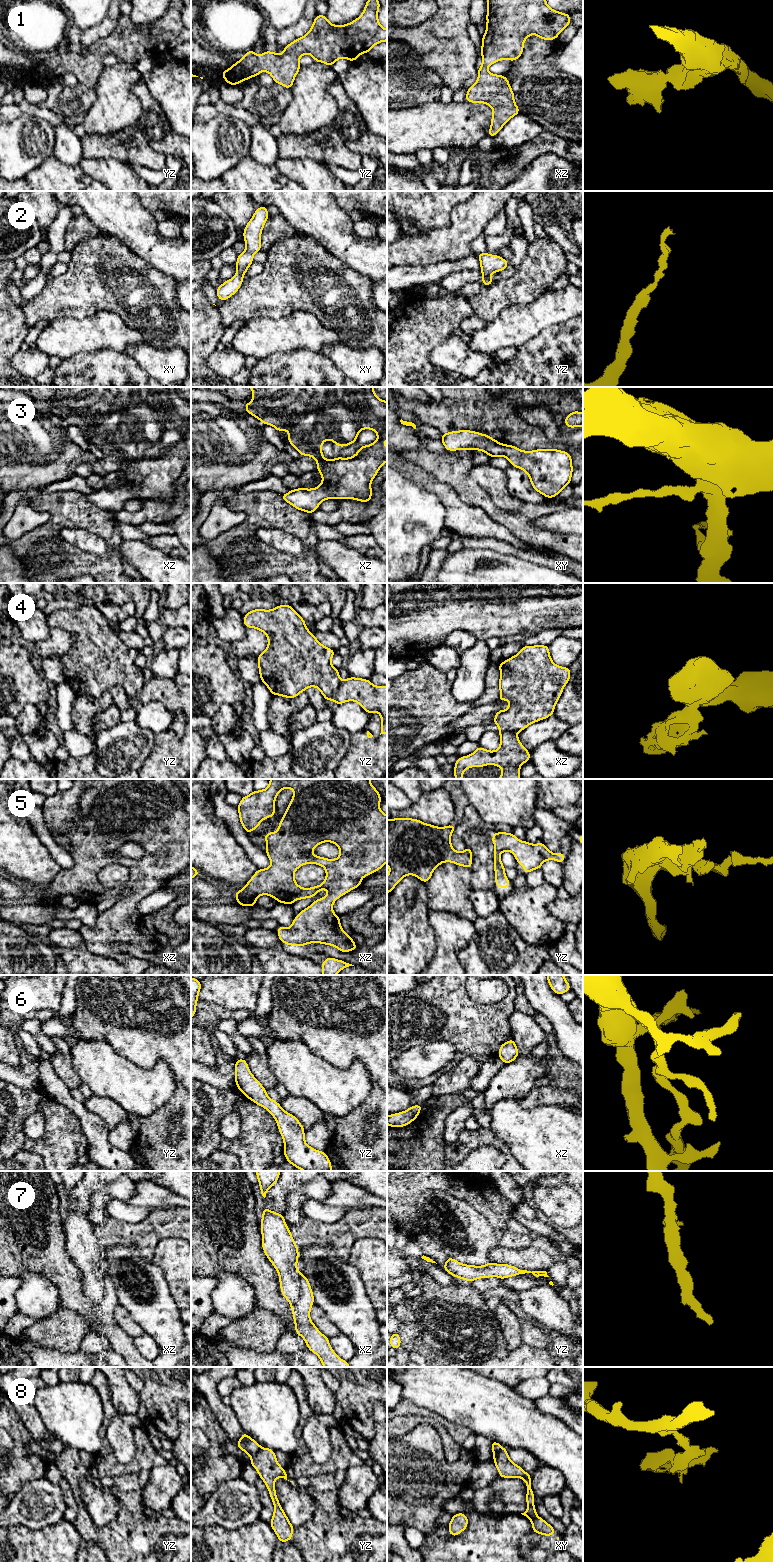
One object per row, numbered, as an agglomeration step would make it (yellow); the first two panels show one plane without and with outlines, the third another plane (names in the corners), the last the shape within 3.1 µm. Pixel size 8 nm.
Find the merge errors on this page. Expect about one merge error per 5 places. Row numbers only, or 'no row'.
4, 8

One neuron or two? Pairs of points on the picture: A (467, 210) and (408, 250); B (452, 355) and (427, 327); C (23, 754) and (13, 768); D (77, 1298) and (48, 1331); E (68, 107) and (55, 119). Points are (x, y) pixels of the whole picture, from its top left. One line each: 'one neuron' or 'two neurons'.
A: one neuron
B: two neurons
C: two neurons
D: two neurons
E: two neurons

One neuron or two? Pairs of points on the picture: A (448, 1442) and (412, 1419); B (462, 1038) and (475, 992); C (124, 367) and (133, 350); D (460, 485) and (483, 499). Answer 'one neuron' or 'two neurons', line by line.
A: one neuron
B: two neurons
C: two neurons
D: one neuron

